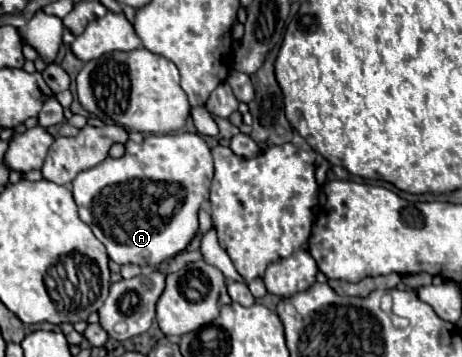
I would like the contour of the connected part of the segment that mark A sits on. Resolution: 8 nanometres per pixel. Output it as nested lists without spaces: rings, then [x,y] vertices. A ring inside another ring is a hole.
[[[171,133],[171,135],[145,135],[141,145],[127,141],[127,155],[121,159],[107,157],[99,165],[79,173],[73,183],[73,199],[79,207],[79,217],[85,221],[93,235],[105,245],[107,255],[119,263],[133,265],[159,265],[161,261],[183,251],[193,235],[199,231],[197,213],[203,201],[209,199],[213,177],[213,157],[205,139],[197,133]]]

